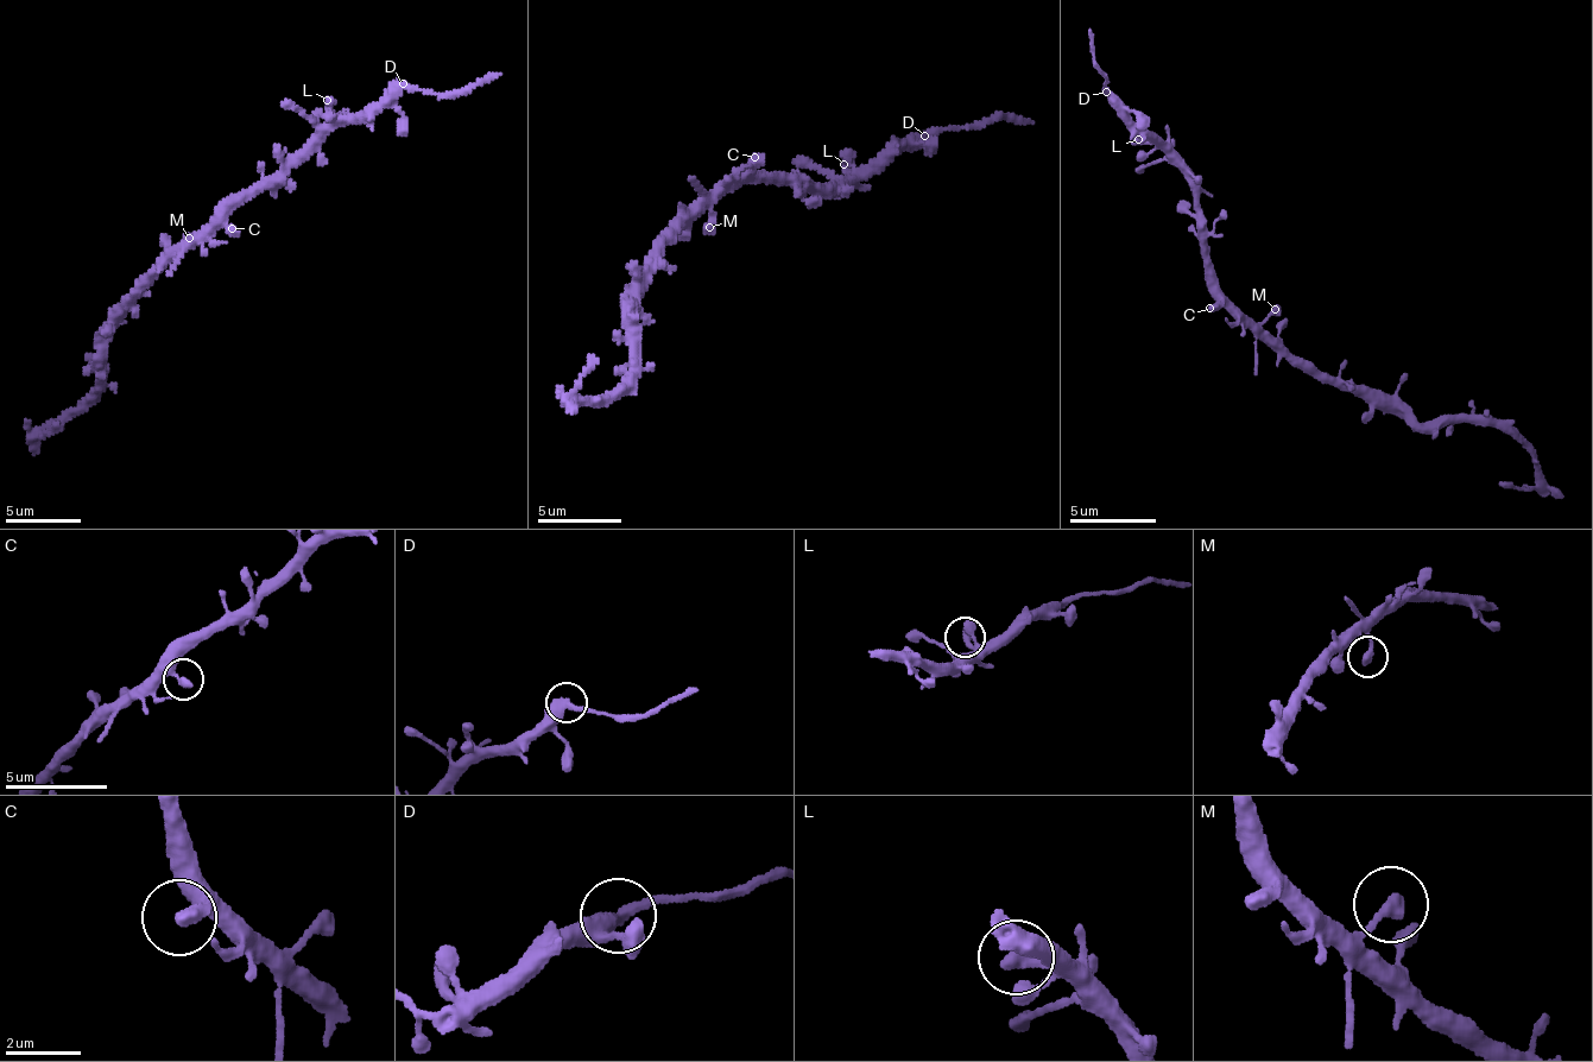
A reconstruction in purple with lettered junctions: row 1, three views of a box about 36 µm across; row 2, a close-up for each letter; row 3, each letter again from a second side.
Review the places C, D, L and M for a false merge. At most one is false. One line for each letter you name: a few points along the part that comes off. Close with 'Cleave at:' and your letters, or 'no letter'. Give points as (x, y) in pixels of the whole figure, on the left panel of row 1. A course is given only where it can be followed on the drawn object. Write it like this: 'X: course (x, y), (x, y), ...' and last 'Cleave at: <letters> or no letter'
D: course (402, 84), (450, 95), (500, 74)
Cleave at: D

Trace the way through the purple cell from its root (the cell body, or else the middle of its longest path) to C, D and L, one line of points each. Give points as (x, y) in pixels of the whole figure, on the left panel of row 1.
C: (198, 238), (222, 227), (232, 228)
D: (198, 238), (219, 228), (239, 203), (284, 177), (333, 127), (385, 105), (402, 84)
L: (198, 238), (219, 228), (239, 203), (284, 177), (333, 117), (327, 100)

